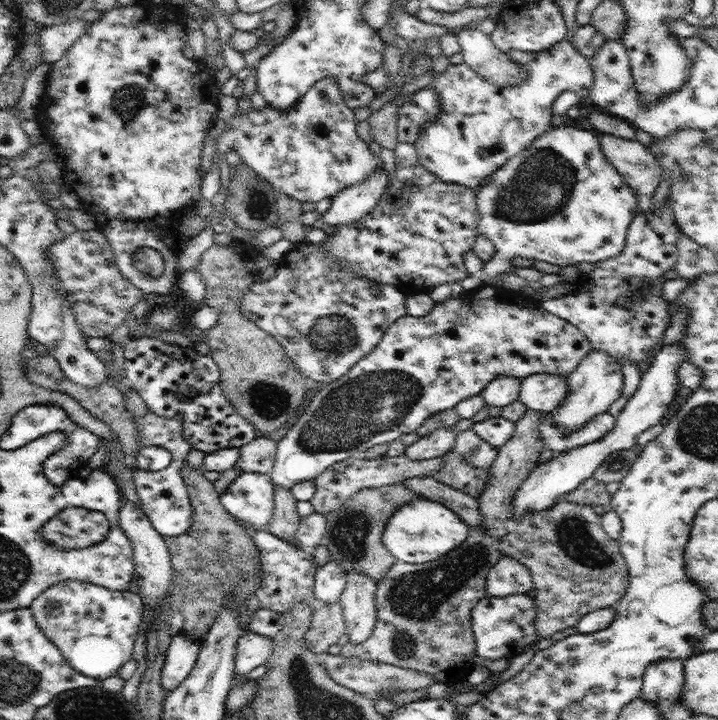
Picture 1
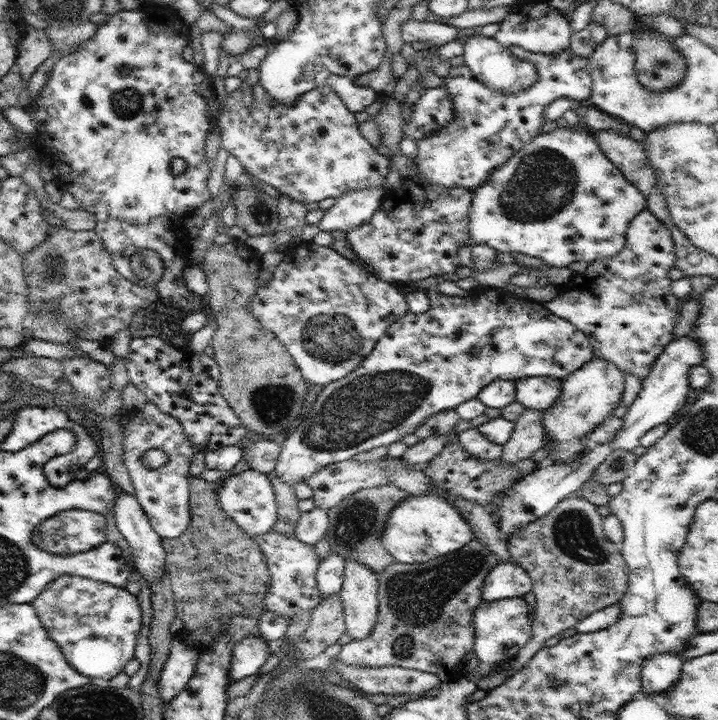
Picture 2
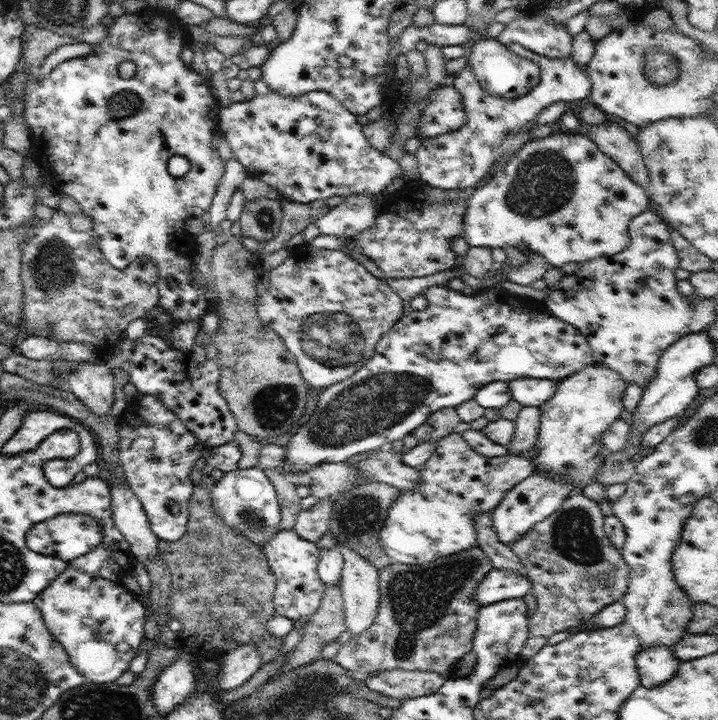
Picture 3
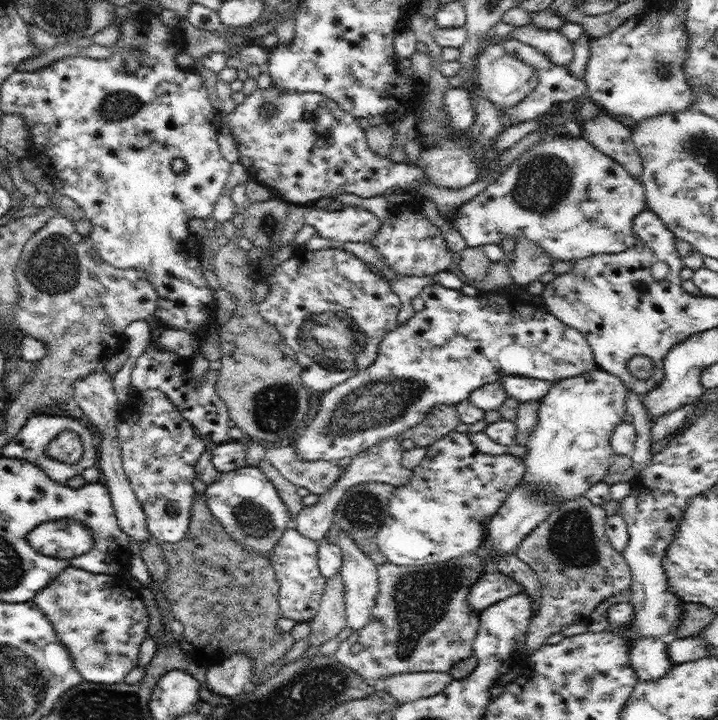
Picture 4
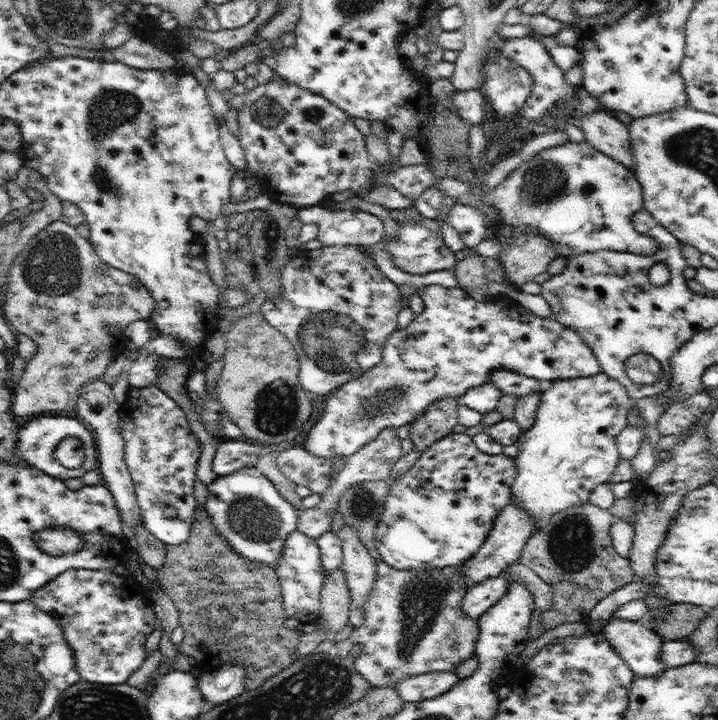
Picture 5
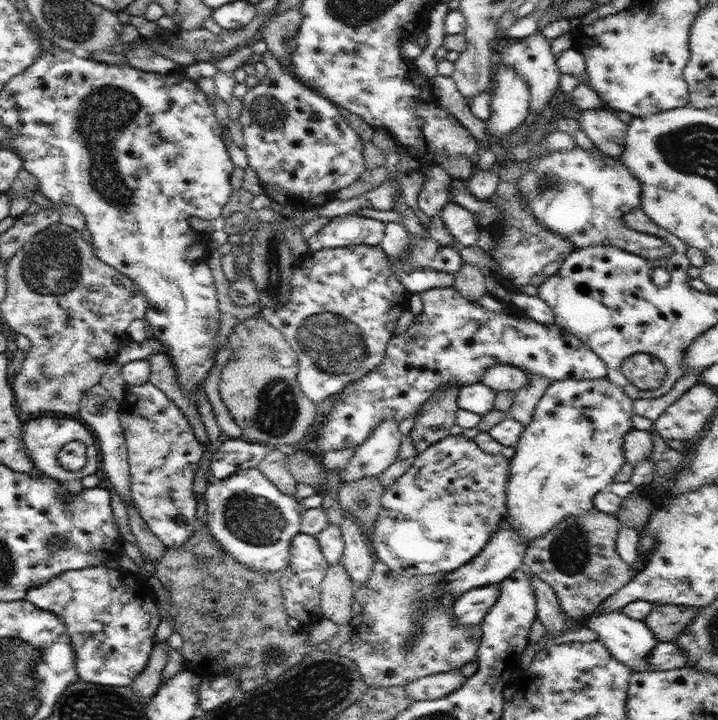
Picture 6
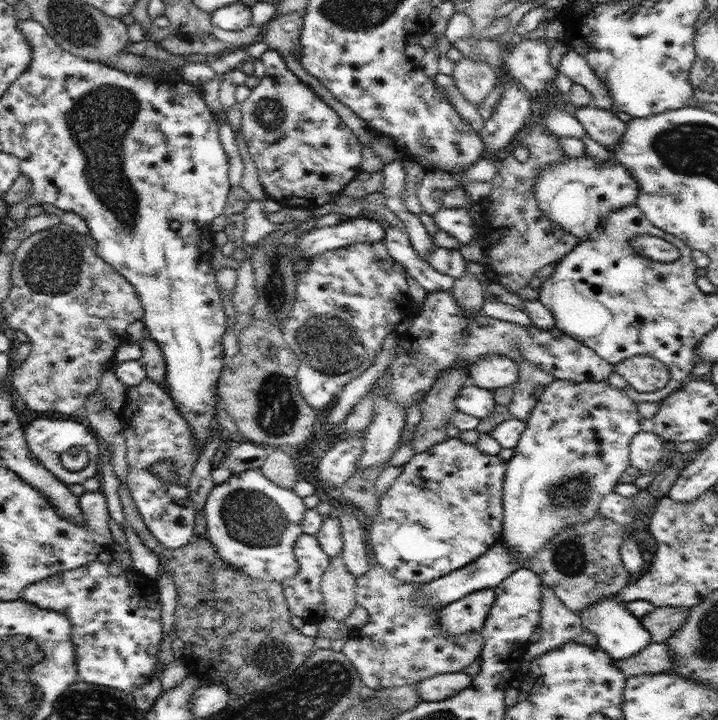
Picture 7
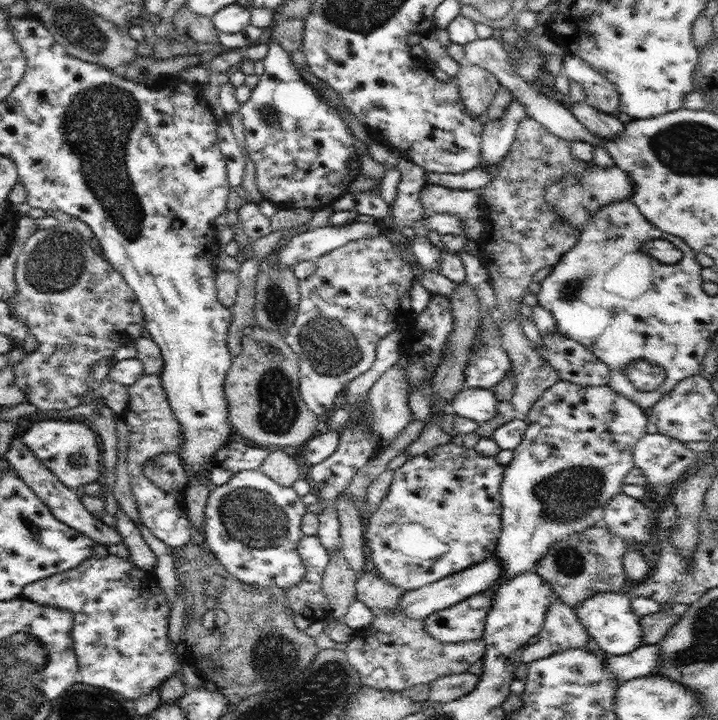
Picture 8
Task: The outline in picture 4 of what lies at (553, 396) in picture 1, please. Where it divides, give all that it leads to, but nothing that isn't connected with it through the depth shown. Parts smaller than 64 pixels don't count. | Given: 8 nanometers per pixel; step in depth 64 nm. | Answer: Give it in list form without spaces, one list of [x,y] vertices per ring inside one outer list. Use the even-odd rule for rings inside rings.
[[[501,376],[499,381],[502,383],[506,394],[519,400],[519,403],[540,402],[539,400],[548,392],[552,386],[550,381],[535,379],[527,376]]]

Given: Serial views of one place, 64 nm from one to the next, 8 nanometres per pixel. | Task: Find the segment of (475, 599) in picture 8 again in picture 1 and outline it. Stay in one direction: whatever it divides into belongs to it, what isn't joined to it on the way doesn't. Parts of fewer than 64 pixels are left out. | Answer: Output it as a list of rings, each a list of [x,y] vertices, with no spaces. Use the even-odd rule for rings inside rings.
[[[503,555],[488,571],[485,589],[487,596],[502,598],[509,594],[524,594],[533,590],[533,578],[524,564]]]

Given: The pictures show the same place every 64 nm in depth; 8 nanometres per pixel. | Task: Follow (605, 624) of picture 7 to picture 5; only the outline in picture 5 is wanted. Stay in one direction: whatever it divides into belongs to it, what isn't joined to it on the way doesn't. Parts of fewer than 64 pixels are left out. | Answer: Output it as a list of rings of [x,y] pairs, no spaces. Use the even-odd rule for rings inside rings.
[[[612,618],[602,632],[635,676],[656,676],[666,667],[661,661],[662,637],[650,630],[646,619],[639,621]]]

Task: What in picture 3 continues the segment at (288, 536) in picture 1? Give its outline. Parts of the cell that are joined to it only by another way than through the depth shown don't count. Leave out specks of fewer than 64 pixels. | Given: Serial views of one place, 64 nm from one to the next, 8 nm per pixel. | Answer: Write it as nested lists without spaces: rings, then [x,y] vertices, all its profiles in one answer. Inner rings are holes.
[[[269,468],[263,471],[274,485],[279,498],[282,517],[281,528],[292,529],[302,509],[300,507],[301,498],[297,493],[297,485],[279,469]]]

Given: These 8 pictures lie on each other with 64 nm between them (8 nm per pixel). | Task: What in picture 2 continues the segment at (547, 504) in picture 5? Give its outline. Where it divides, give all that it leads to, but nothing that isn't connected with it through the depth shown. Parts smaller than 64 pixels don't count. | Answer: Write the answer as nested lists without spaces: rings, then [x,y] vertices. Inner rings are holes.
[[[597,356],[565,377],[554,406],[542,414],[547,439],[544,447],[551,454],[549,461],[569,462],[582,456],[588,447],[585,436],[613,415],[623,397],[624,387],[625,373],[615,364]]]

